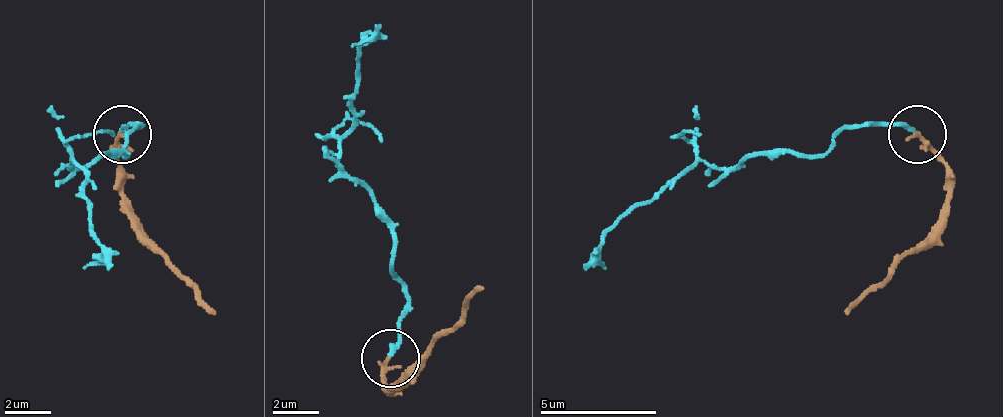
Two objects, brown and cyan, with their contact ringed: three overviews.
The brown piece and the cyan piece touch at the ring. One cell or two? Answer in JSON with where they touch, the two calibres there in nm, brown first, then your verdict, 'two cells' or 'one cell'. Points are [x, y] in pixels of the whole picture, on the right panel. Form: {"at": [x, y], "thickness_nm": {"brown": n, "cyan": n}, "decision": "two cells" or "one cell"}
{"at": [917, 134], "thickness_nm": {"brown": 240, "cyan": 180}, "decision": "one cell"}

